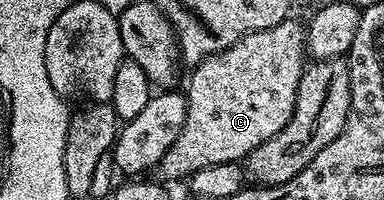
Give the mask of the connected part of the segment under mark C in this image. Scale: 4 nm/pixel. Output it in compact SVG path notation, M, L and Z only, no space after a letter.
M295 18L283 19L270 29L262 29L242 37L225 51L206 57L191 68L186 90L186 121L174 141L166 151L162 161L156 166L156 173L165 182L176 178L188 179L196 171L223 163L237 163L247 160L248 154L258 145L270 141L290 121L296 108L300 78L306 70L306 27L303 22L295 23Z

